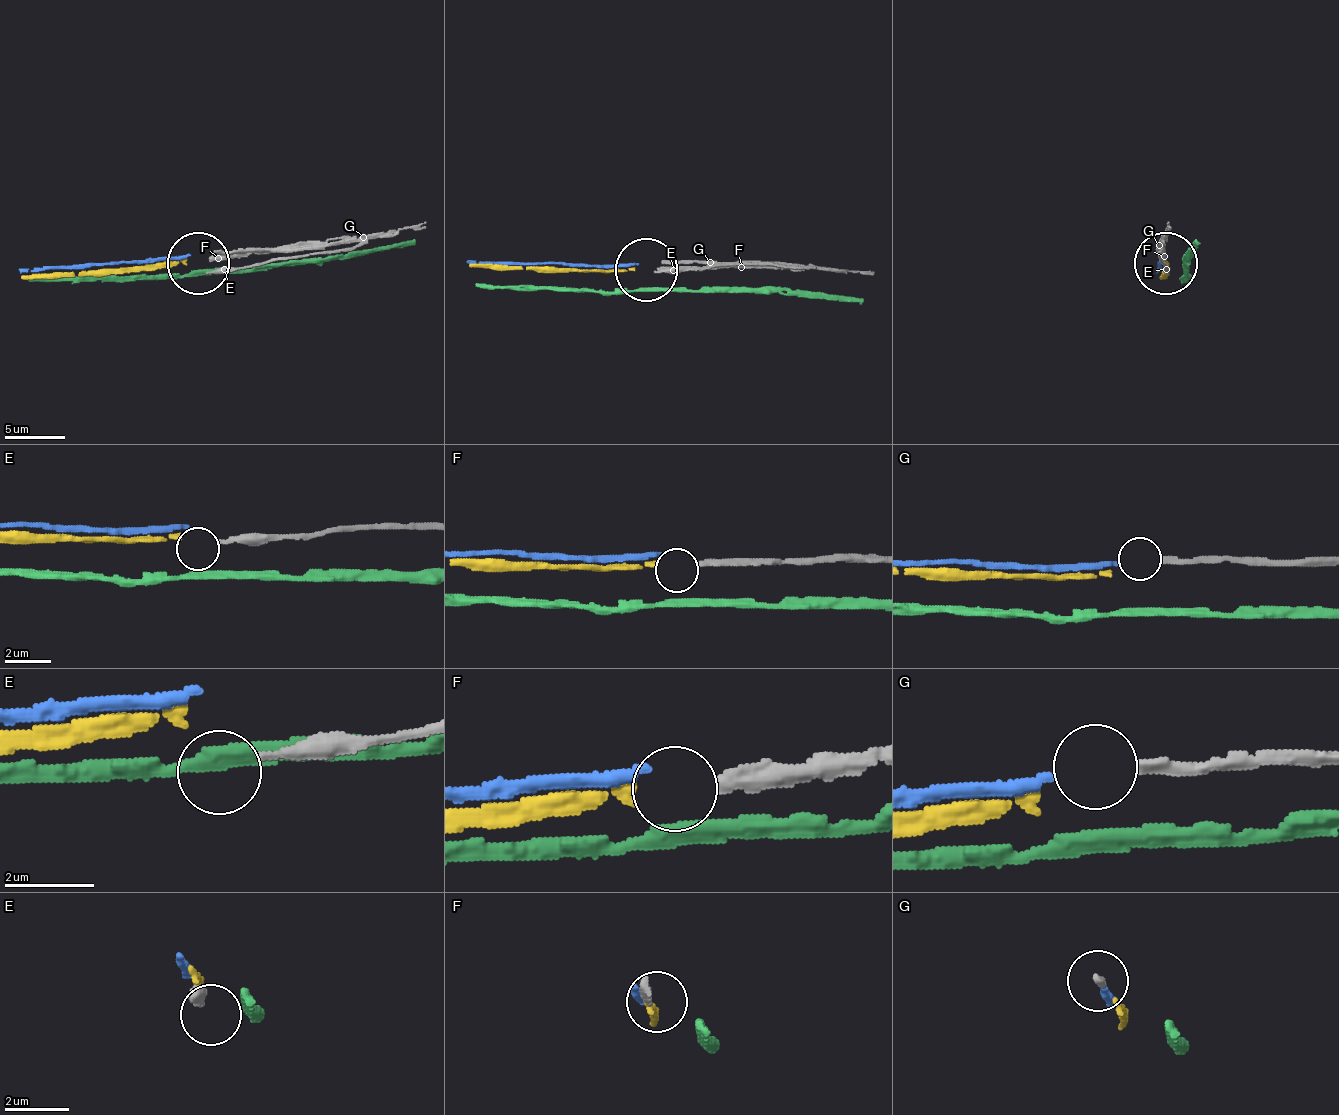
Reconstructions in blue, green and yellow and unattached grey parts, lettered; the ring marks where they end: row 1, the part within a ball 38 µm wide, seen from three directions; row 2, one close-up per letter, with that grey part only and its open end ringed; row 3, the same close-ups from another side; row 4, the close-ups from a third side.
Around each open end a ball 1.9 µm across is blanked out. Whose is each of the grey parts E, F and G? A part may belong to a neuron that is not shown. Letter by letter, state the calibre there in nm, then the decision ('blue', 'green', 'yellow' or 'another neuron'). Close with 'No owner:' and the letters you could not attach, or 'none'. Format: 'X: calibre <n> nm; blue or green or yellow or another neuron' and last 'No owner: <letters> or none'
E: calibre 190 nm; another neuron
F: calibre 340 nm; yellow
G: calibre 240 nm; blue
No owner: E

